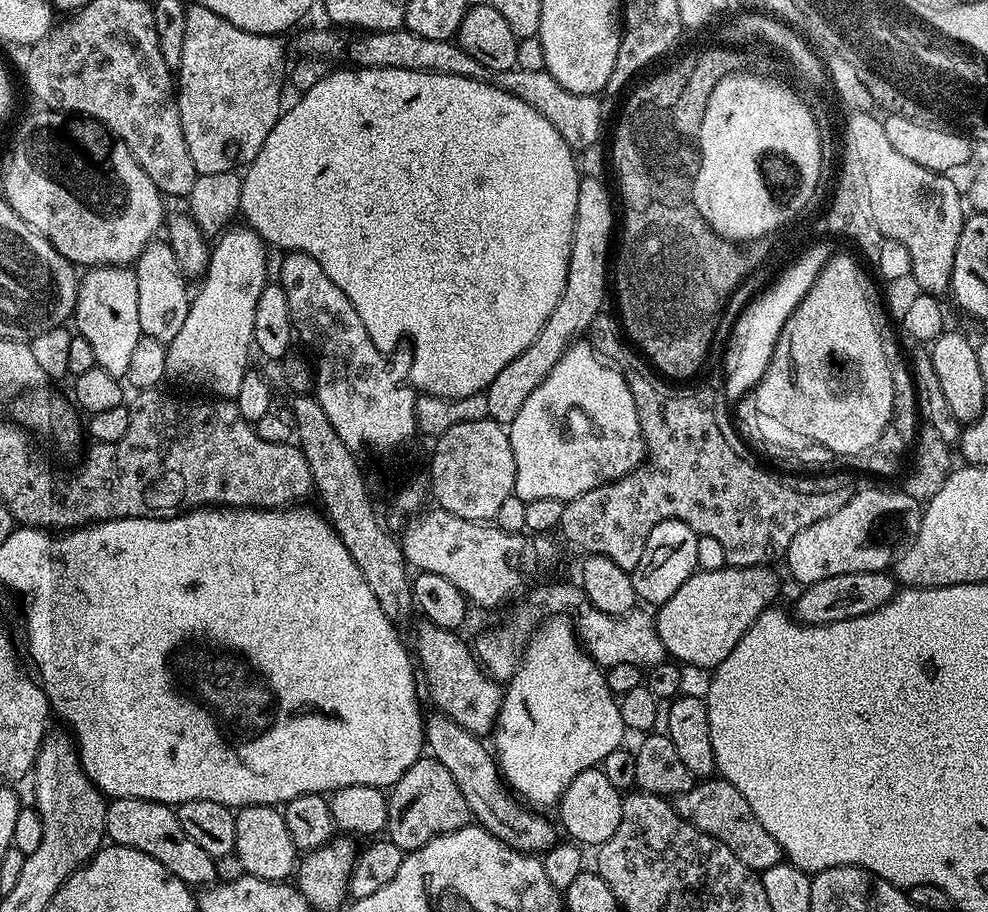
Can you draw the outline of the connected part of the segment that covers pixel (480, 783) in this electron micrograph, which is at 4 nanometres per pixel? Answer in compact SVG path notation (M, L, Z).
M433 711L431 715L424 722L427 751L435 760L442 762L442 766L450 770L454 782L458 782L458 790L462 790L462 798L466 798L466 806L470 806L472 811L472 820L520 852L543 854L556 844L558 837L554 824L552 829L551 822L544 817L547 815L536 810L526 810L525 805L513 795L500 774L500 766L489 745L487 748L481 737L462 730L454 718L438 711Z

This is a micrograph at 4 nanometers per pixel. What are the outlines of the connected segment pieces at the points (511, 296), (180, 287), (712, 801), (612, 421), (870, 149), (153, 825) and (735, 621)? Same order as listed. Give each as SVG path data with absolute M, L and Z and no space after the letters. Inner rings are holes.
M347 67L341 72L329 71L321 80L314 82L314 86L310 86L310 90L299 93L298 99L300 101L293 108L288 106L281 111L276 125L270 130L261 150L247 165L246 171L243 173L244 181L242 182L239 215L244 216L245 222L248 223L245 225L251 231L257 232L265 245L271 246L273 249L275 249L274 247L284 248L285 253L310 254L310 258L314 258L314 262L318 262L318 266L322 266L322 270L326 270L330 282L334 282L334 286L338 286L338 290L342 290L342 294L346 294L346 298L350 298L354 310L358 310L358 318L362 318L362 323L366 326L366 334L370 334L370 342L374 342L374 346L378 346L380 352L392 354L396 343L403 336L409 336L412 339L413 348L410 383L417 393L425 392L442 398L466 398L470 394L481 394L487 390L490 382L494 382L494 378L498 378L498 373L505 366L510 366L510 362L514 362L514 358L518 358L522 354L522 350L526 350L526 346L530 346L530 342L534 342L534 338L538 338L542 326L546 326L546 318L550 318L550 314L554 314L554 306L558 306L558 298L562 298L562 290L566 286L566 274L570 266L572 239L574 238L574 218L578 210L578 186L582 179L582 172L576 169L576 160L572 157L575 156L574 149L565 142L562 134L558 134L558 130L554 130L554 126L550 126L550 122L546 122L546 118L542 118L542 114L538 114L538 110L534 110L534 106L526 106L526 102L522 102L522 98L502 90L494 83L474 78L462 78L454 74L438 74L437 72Z
M164 238L151 240L136 259L134 271L138 278L138 322L141 333L165 342L172 340L174 334L182 330L182 322L186 322L190 291L188 292L187 284L189 281L179 268L168 240Z
M708 778L697 783L696 787L675 797L674 807L683 820L710 834L718 842L730 846L730 850L734 850L734 854L738 854L738 858L757 874L785 859L784 851L778 842L774 842L774 838L770 838L766 826L754 818L750 802L746 802L746 798L742 798L742 794L738 794L738 790L726 779Z
M573 342L566 349L562 358L558 358L554 370L550 370L534 394L522 402L518 418L507 425L507 430L516 467L514 494L522 501L534 498L573 500L578 498L578 494L586 494L586 490L594 490L599 484L607 484L610 480L630 474L640 467L646 456L638 410L634 406L630 386L626 386L619 368L605 363L587 342Z
M853 111L848 120L848 148L862 162L863 176L866 177L868 193L871 195L871 213L878 224L878 230L884 238L902 242L906 246L906 254L910 254L911 277L921 293L947 293L952 283L954 270L954 250L958 246L958 238L962 234L962 226L966 219L965 201L962 199L962 188L952 181L951 175L934 170L926 170L926 166L918 166L918 162L910 162L903 154L898 154L884 133L883 119L872 116L871 111Z
M117 796L108 804L104 831L111 843L150 854L150 858L162 862L170 874L177 876L186 885L211 886L217 883L216 857L206 854L206 850L202 850L202 846L198 846L198 842L194 842L186 830L182 830L182 822L178 822L175 807L159 804L157 800Z
M727 566L713 572L697 571L674 593L666 603L655 609L654 619L658 638L662 638L662 646L665 653L673 661L681 665L693 664L696 668L708 668L714 670L738 646L738 642L750 630L750 626L758 617L773 607L776 595L780 592L780 580L772 573L773 569L768 566L758 568L729 568Z

